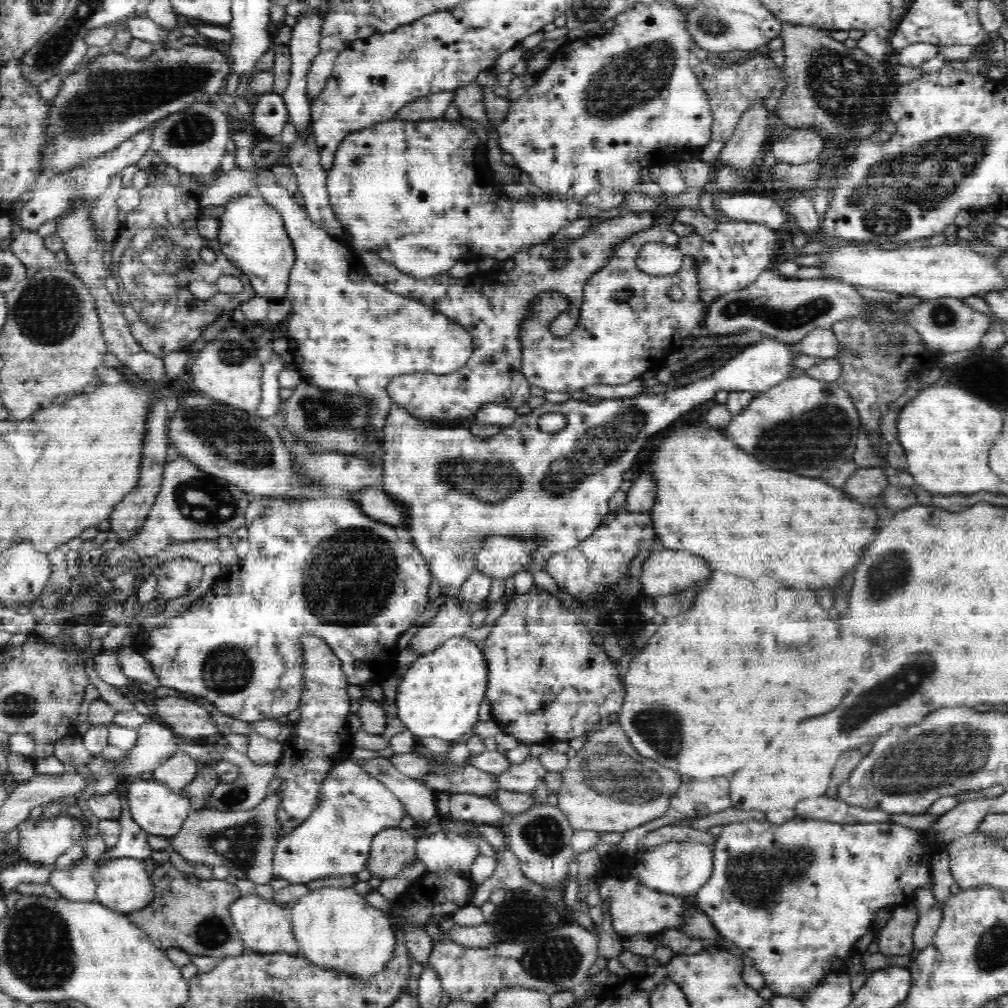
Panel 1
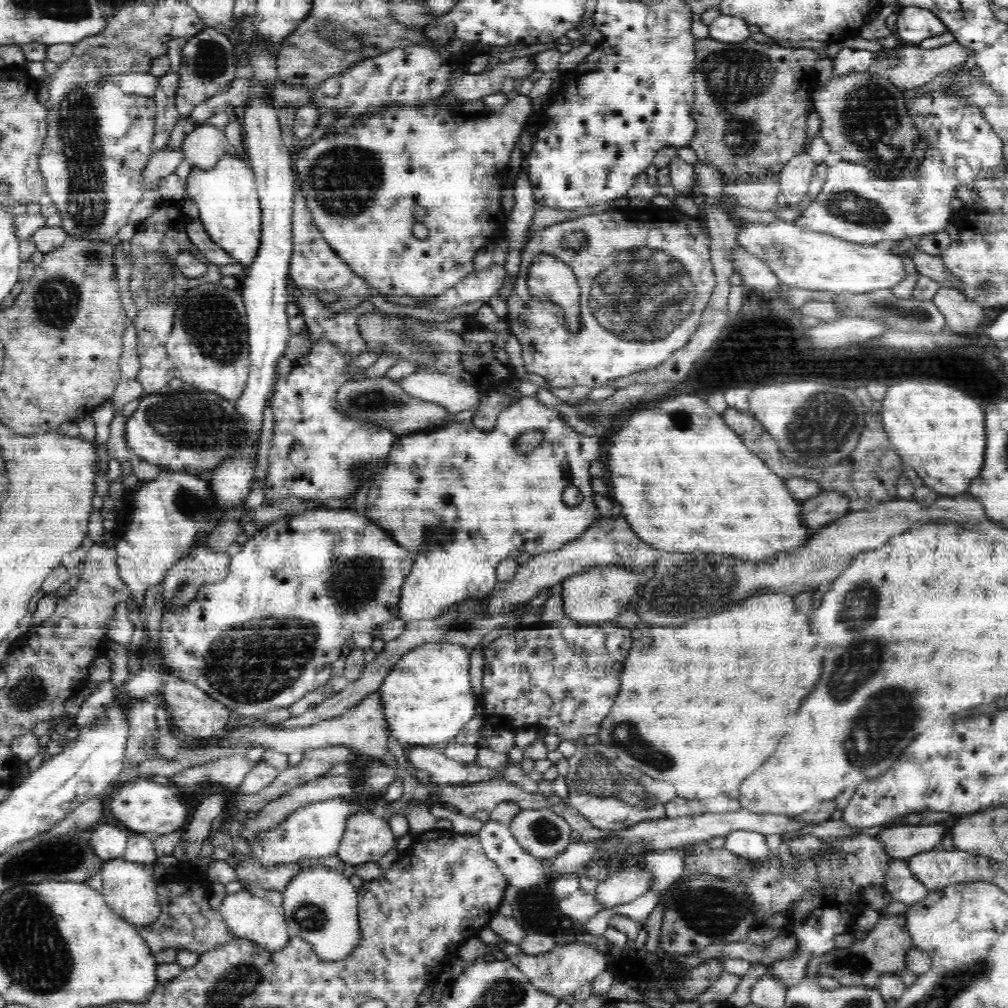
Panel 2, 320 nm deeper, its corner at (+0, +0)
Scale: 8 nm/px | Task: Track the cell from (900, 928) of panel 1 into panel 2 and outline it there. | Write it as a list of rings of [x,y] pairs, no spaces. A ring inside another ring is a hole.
[[[905,913],[881,916],[862,939],[855,939],[848,948],[834,947],[830,952],[812,958],[808,962],[806,976],[813,979],[830,976],[836,978],[840,986],[864,986],[874,989],[883,974],[901,973],[906,967],[905,958],[912,946],[913,940],[906,928]]]

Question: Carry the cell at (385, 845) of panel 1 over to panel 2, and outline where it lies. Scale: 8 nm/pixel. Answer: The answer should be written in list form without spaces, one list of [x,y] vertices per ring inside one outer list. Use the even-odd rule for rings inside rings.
[[[371,811],[357,813],[347,820],[337,856],[345,865],[355,867],[368,862],[386,863],[386,854],[395,844],[388,820]]]

